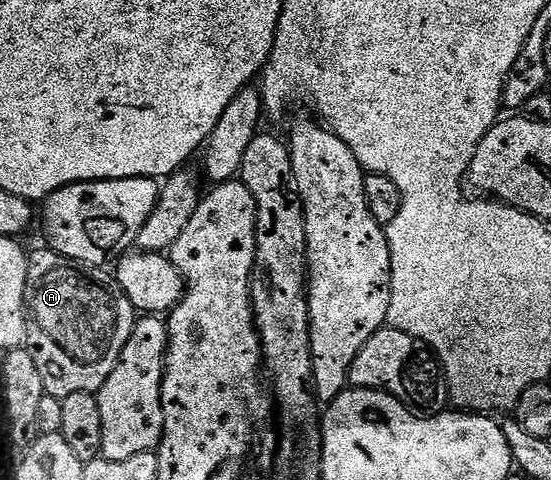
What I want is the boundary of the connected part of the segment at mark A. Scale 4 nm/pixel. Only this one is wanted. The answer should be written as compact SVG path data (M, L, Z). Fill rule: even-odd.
M50 249L31 251L27 260L27 288L25 310L27 312L27 337L25 350L33 357L37 373L41 373L44 396L62 401L73 393L95 395L109 381L109 373L117 365L137 318L135 306L118 286L110 282L98 283L91 279L92 272Z

